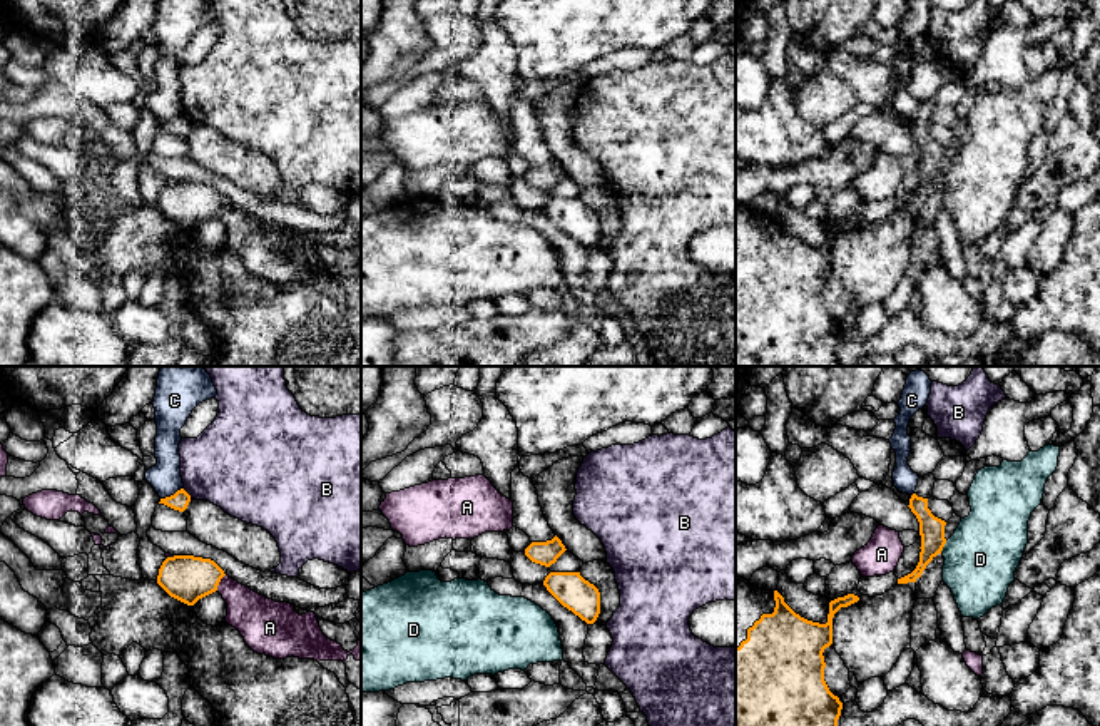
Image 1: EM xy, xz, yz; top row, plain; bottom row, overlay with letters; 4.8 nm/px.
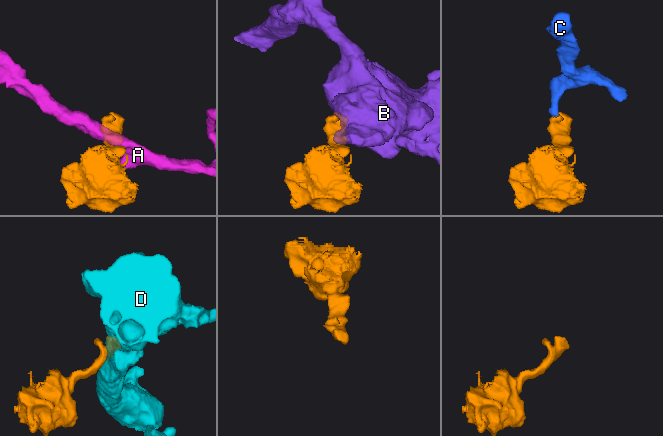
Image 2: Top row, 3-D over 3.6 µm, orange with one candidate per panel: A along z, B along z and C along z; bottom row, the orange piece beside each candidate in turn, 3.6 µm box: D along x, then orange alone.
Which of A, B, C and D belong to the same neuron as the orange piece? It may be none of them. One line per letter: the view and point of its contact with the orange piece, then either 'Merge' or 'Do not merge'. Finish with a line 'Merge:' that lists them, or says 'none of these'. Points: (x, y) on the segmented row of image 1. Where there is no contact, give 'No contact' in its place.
A: Touches orange at xy (219, 581). Do not merge
B: Touches orange at xy (188, 494). Do not merge
C: Touches orange at xy (171, 495). Do not merge
D: Touches orange at yz (943, 546). Do not merge
Merge: none of these

